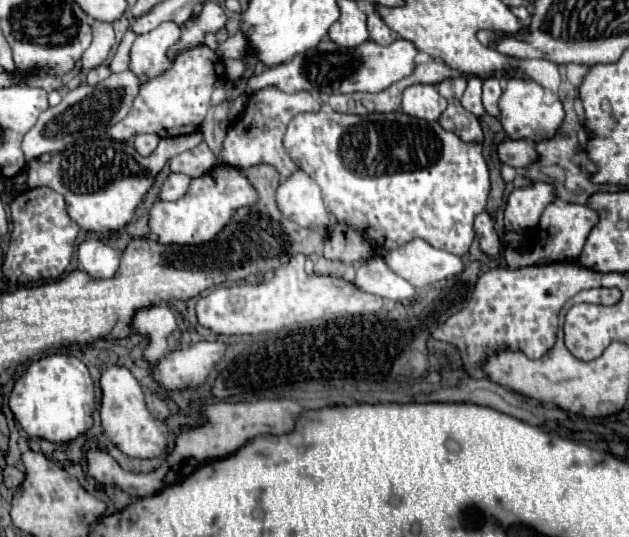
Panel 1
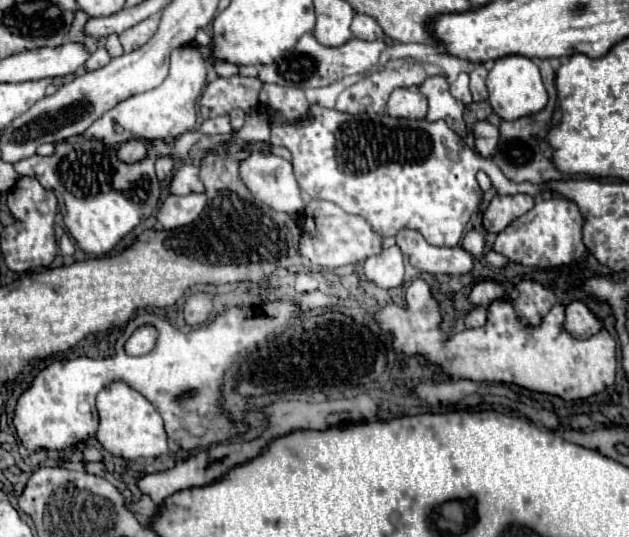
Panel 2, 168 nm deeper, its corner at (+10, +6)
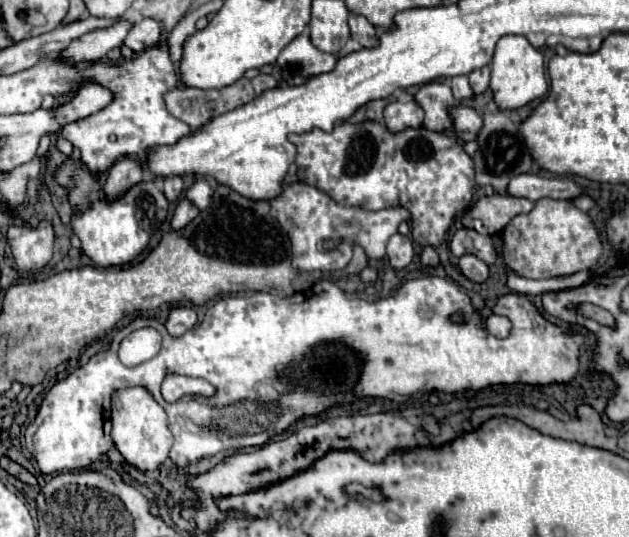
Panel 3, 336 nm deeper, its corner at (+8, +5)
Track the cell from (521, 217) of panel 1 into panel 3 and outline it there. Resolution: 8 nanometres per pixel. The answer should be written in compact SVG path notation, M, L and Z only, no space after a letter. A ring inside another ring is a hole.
M491 195L491 197L481 197L469 213L465 213L463 225L473 227L475 231L483 235L495 235L519 213L529 211L527 199L517 199L509 195Z

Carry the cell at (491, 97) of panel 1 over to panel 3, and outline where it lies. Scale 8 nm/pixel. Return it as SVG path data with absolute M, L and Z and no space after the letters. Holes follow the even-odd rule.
M485 65L485 67L481 67L481 69L475 69L473 73L469 73L469 83L471 83L475 95L483 93L483 91L489 87L489 73L491 73L489 65Z

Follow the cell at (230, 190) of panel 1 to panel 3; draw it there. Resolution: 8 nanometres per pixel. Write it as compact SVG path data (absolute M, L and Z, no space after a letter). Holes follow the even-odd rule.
M183 199L177 203L177 209L175 209L175 215L171 219L171 227L173 229L183 229L187 223L191 223L191 219L195 219L199 215L199 209L189 201L189 199Z

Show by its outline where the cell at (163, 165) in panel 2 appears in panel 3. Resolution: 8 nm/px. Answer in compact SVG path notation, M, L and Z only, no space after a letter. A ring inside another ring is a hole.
M167 177L165 183L163 183L163 191L165 191L165 197L169 201L177 201L183 193L183 181L181 177Z

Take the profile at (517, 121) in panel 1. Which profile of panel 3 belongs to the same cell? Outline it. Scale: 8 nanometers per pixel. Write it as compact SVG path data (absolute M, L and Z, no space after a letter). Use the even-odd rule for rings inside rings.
M505 35L497 41L495 55L493 55L493 69L491 69L491 91L495 97L495 103L501 109L517 109L533 99L539 99L547 93L547 81L545 81L545 63L543 63L543 51L535 49L525 37L521 35Z

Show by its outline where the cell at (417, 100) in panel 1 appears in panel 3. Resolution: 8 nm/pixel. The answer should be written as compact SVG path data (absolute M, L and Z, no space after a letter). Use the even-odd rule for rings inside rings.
M393 101L385 107L385 127L389 131L403 131L423 123L423 109L415 101Z

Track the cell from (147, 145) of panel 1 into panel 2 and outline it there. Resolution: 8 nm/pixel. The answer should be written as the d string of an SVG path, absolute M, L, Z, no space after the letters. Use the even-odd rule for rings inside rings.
M129 140L119 146L119 158L123 162L137 162L145 156L145 144L143 140Z

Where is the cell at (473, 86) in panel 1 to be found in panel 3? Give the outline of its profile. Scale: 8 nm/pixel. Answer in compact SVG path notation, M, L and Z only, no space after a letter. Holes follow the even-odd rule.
M465 75L453 77L453 79L449 81L449 87L451 87L453 97L455 97L457 101L461 101L461 99L471 99L471 97L473 97L471 85L469 85L469 81L467 81L467 77L465 77Z

